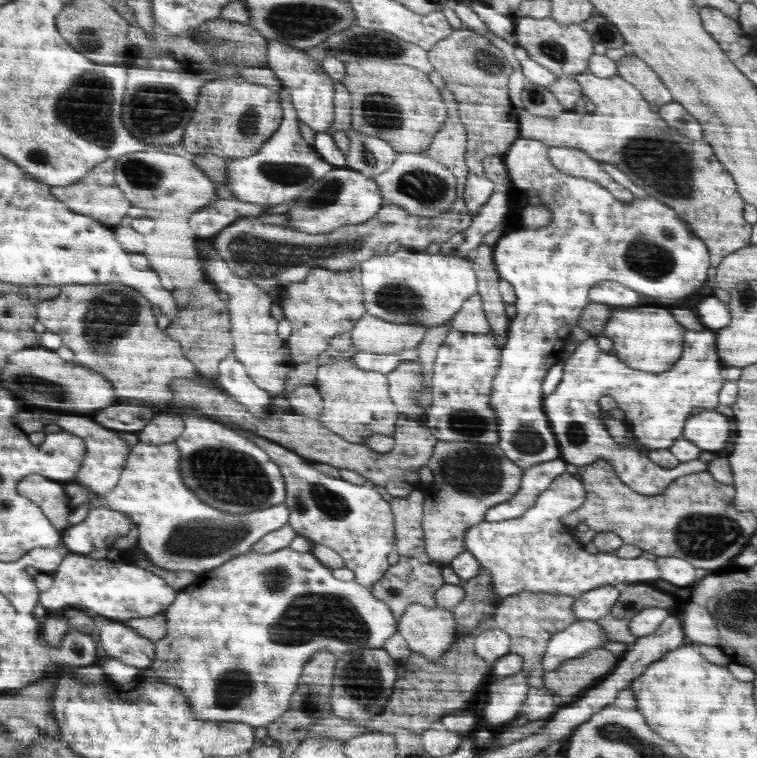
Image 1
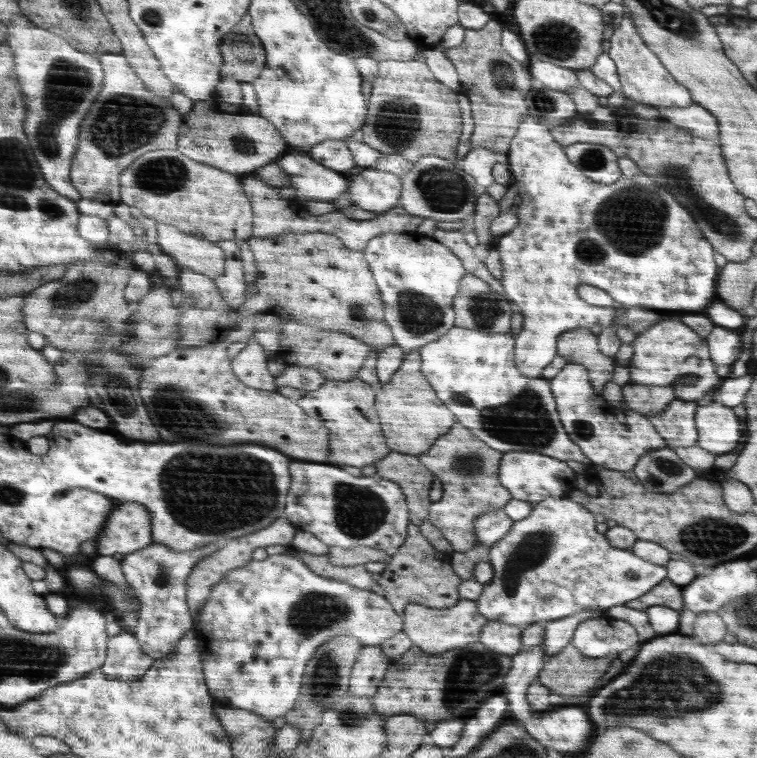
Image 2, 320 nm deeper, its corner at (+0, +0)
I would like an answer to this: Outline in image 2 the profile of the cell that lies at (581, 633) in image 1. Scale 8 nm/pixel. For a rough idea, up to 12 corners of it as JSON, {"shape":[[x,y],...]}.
{"shape":[[602,616],[580,622],[570,643],[600,658],[636,646],[625,620]]}

